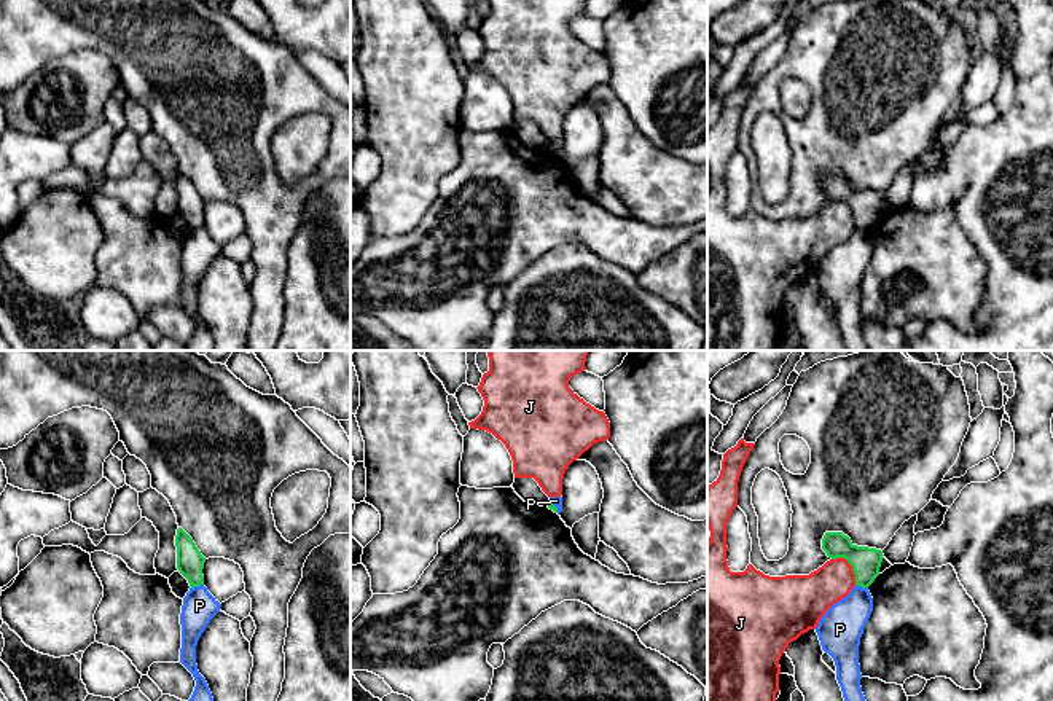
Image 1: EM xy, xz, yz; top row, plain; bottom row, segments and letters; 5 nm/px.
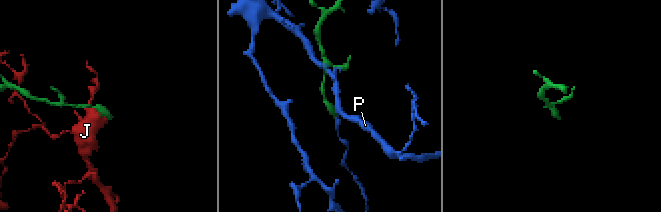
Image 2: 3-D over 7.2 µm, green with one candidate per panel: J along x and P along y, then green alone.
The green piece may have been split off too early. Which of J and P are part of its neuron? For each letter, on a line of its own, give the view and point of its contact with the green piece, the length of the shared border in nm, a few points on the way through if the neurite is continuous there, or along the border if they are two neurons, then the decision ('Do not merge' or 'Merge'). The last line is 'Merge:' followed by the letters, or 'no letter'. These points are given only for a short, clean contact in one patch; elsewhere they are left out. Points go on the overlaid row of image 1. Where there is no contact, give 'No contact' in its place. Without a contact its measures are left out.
J: Touches green at yz (851, 564). Shared border 180 nm. Do not merge
P: Touches green at xy (196, 585). Shared border 70 nm. Boundary: xy (203, 583), (191, 588). Do not merge
Merge: no letter

